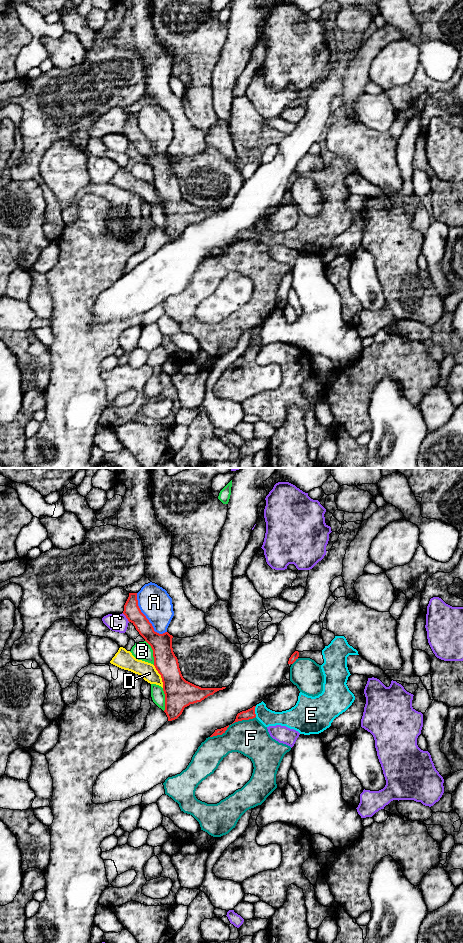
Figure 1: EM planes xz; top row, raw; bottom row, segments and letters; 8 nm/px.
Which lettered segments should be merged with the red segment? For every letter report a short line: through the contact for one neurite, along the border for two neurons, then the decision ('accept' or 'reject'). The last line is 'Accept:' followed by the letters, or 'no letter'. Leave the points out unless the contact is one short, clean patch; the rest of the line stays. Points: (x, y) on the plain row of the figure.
A: reject
B: reject
C: reject
D: xz (153, 185), (160, 195), (163, 207) | reject
E: xz (250, 233), (254, 231), (260, 231), (267, 237) | accept
F: reject
Accept: E

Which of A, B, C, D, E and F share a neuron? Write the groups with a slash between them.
A / B / C / D / E / F

